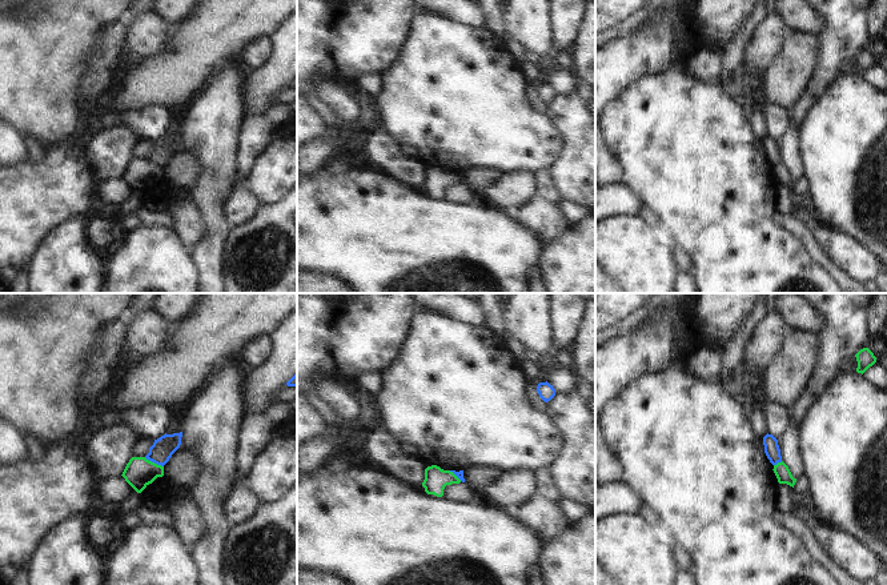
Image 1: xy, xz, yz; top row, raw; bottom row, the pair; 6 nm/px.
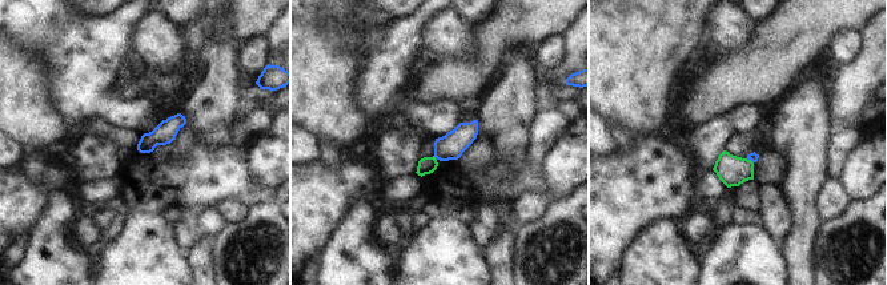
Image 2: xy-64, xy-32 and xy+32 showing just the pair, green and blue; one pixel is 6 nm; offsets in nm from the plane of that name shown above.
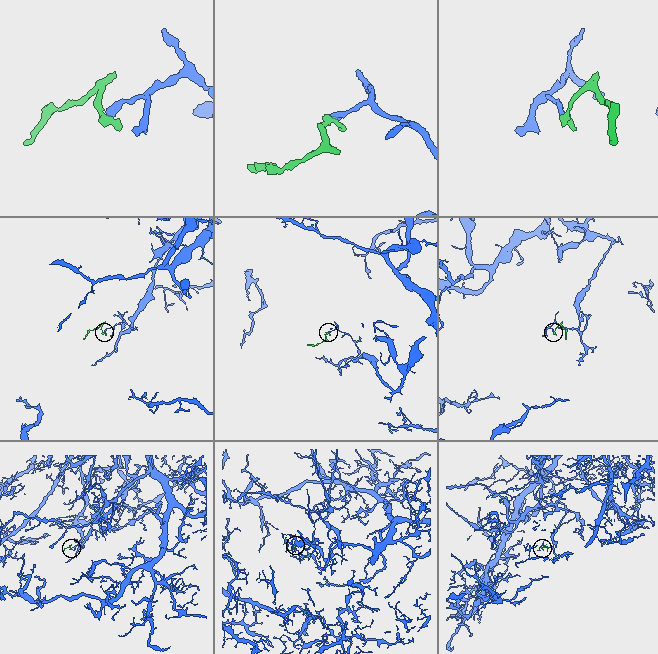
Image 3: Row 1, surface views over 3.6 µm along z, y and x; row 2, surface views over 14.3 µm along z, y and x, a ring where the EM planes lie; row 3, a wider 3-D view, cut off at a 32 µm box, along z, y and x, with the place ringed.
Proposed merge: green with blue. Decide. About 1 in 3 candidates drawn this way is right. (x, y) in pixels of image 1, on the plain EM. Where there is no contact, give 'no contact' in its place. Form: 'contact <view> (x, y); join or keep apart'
contact xy (153, 164); keep apart

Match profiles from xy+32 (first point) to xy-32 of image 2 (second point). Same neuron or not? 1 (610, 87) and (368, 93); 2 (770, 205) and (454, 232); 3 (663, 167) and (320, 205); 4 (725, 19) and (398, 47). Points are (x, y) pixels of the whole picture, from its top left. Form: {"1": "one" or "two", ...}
{"1": "two", "2": "two", "3": "one", "4": "two"}

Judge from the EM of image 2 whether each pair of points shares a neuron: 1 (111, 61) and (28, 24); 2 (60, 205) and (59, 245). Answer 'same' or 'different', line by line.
1: same
2: same

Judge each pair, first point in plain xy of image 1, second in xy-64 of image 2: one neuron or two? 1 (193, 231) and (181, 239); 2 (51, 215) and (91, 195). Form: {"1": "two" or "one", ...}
{"1": "one", "2": "two"}

